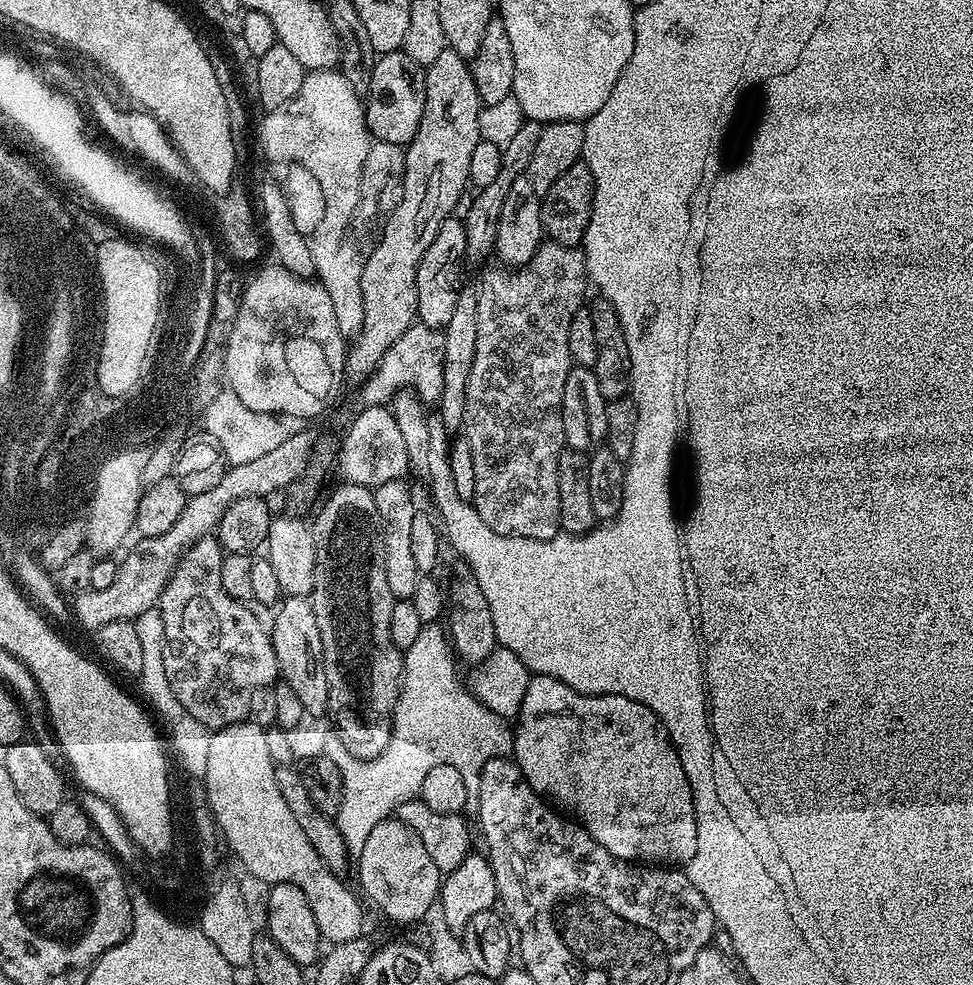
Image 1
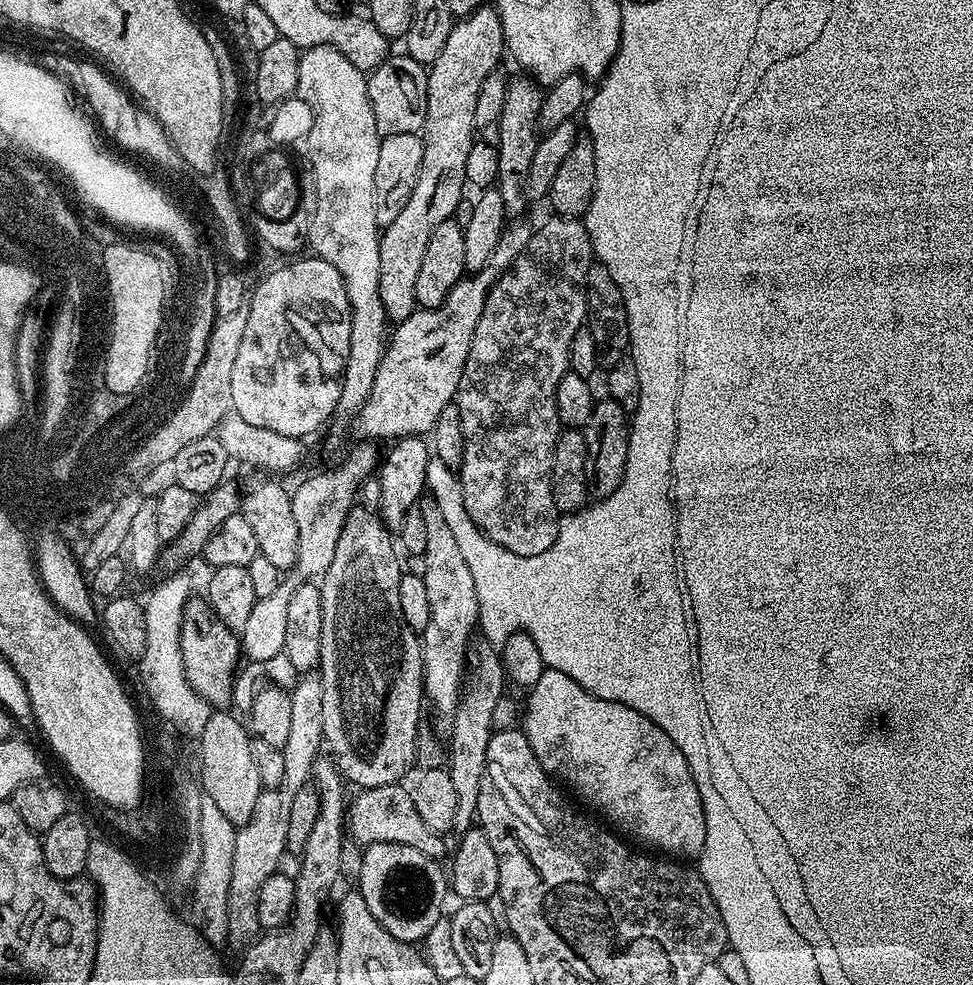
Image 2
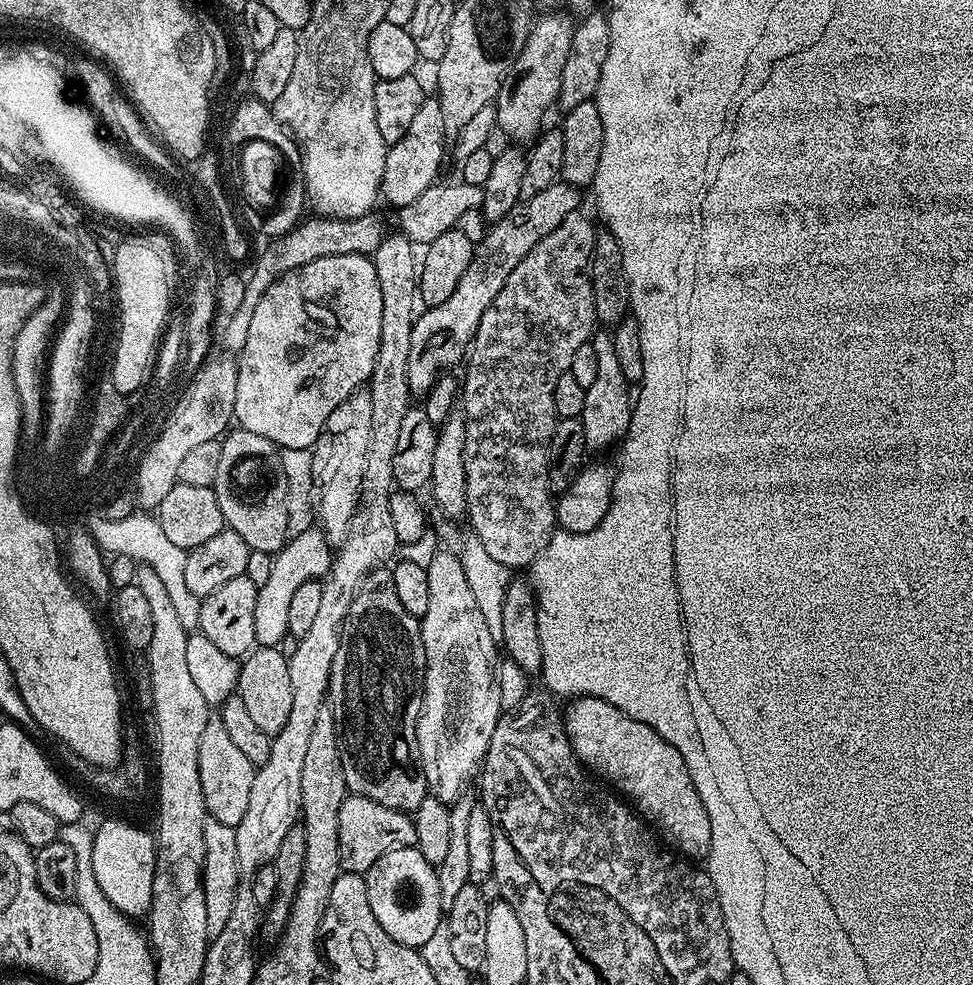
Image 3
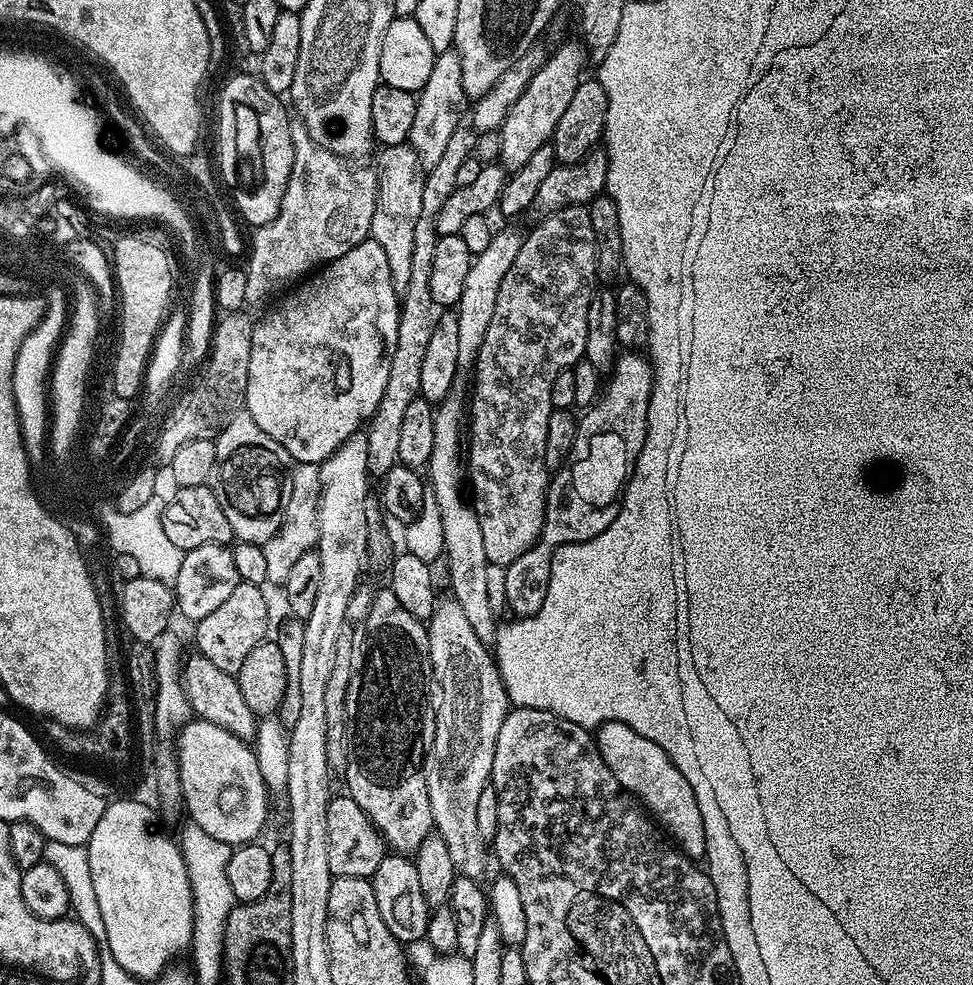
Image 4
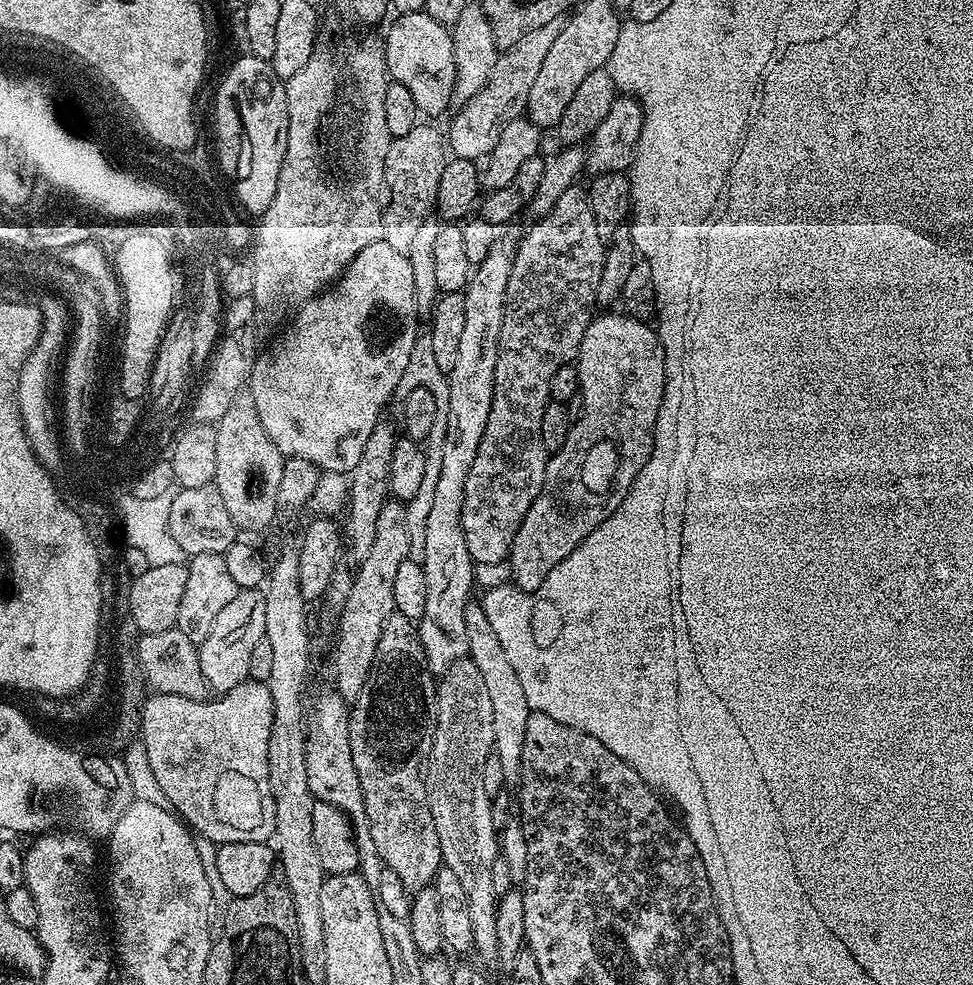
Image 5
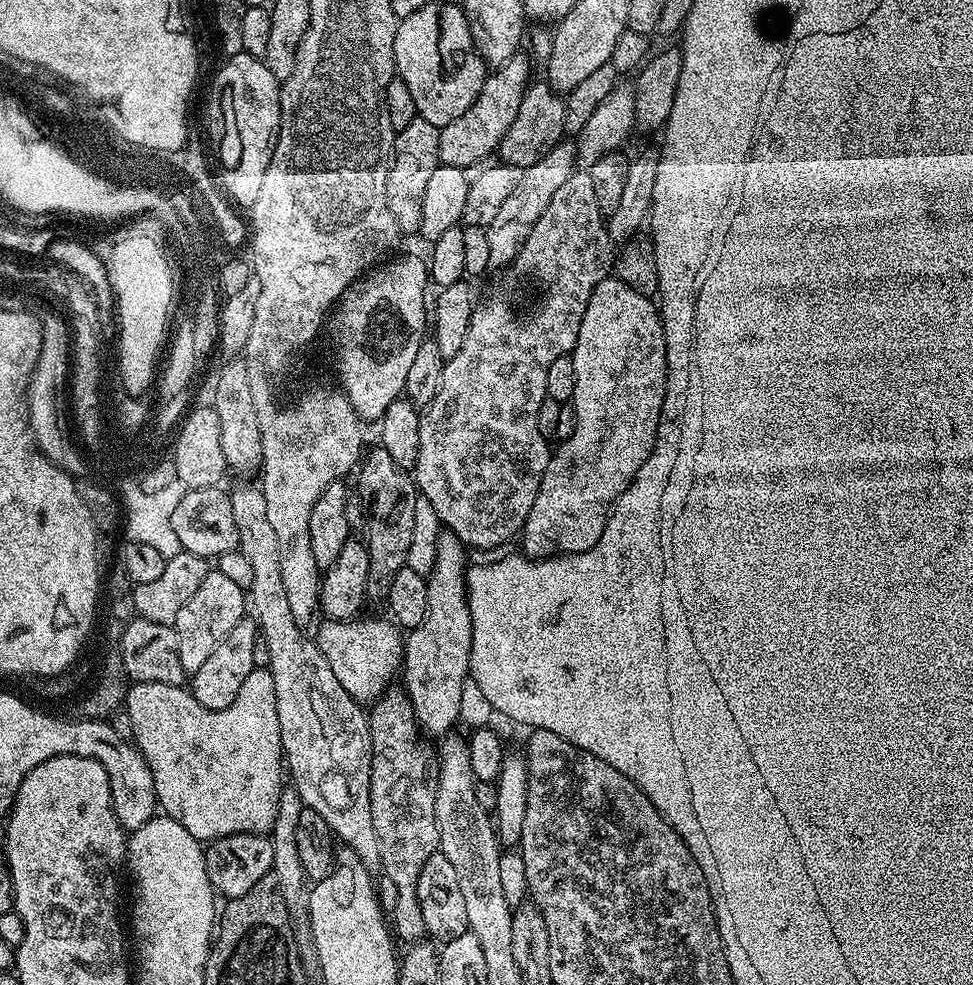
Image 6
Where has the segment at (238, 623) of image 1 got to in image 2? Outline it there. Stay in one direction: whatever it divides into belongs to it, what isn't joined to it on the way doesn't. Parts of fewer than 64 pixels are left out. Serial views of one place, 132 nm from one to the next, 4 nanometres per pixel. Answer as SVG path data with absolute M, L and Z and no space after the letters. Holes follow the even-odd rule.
M189 599L184 606L180 631L182 666L194 691L213 709L224 710L232 700L232 679L236 676L236 667L242 661L242 640L216 617L207 599L196 599Z

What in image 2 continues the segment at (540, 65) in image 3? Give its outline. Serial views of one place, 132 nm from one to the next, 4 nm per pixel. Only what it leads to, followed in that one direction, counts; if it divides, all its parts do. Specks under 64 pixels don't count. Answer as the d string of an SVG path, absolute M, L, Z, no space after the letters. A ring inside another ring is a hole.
M527 74L512 76L506 90L506 102L502 105L502 114L496 124L498 130L498 142L495 144L498 150L498 178L496 184L502 194L507 215L512 218L519 217L523 208L530 204L524 195L524 183L530 174L530 162L534 158L536 141L538 139L538 125L536 119L542 106L544 92L541 85L537 84L533 77Z

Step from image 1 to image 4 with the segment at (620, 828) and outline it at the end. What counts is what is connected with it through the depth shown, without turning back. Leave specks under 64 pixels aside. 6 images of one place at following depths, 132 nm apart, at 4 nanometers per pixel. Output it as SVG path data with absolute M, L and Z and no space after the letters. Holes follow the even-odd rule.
M613 720L601 724L595 729L594 735L598 750L606 766L610 766L614 778L618 778L621 786L640 801L661 829L667 832L668 828L667 835L671 843L689 858L703 857L706 835L697 799L689 782L686 782L686 778L678 767L674 766L662 746L658 746L658 742L650 742L650 738L638 734L630 726Z

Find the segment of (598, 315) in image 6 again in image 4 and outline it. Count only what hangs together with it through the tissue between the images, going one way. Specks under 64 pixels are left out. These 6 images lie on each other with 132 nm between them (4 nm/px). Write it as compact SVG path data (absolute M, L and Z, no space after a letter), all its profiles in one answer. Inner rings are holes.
M632 350L617 355L610 369L612 381L603 385L602 395L594 406L579 417L572 452L551 477L539 540L533 548L526 550L526 554L522 554L522 558L514 558L514 562L503 569L504 600L513 617L533 616L542 610L555 549L563 544L586 542L602 534L602 530L614 522L616 503L621 499L648 433L652 366L645 357L643 360L638 355Z

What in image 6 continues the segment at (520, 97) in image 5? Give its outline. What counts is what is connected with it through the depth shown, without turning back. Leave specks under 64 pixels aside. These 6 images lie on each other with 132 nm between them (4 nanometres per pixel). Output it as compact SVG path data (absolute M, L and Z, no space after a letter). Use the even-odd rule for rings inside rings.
M524 54L511 56L505 64L499 65L496 72L487 77L484 86L474 106L462 118L450 122L445 128L440 129L438 154L441 164L455 168L471 169L471 164L484 160L488 155L495 153L500 147L500 139L510 130L514 118L518 118L518 106L522 106L522 98L527 92L530 83L532 68L528 65L529 57Z

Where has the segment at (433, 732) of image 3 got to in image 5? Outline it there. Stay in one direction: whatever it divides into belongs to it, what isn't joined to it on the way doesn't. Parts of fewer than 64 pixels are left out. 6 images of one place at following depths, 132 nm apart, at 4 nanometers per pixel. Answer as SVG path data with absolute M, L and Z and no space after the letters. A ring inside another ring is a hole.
M470 658L455 660L439 677L436 689L436 729L428 759L428 813L438 830L443 867L462 882L462 890L468 899L470 922L474 925L472 947L475 955L493 965L498 961L498 929L494 922L498 896L491 875L498 854L498 824L492 821L493 797L488 796L486 786L482 786L482 766L486 766L486 758L493 755L494 746L493 707L482 672Z

